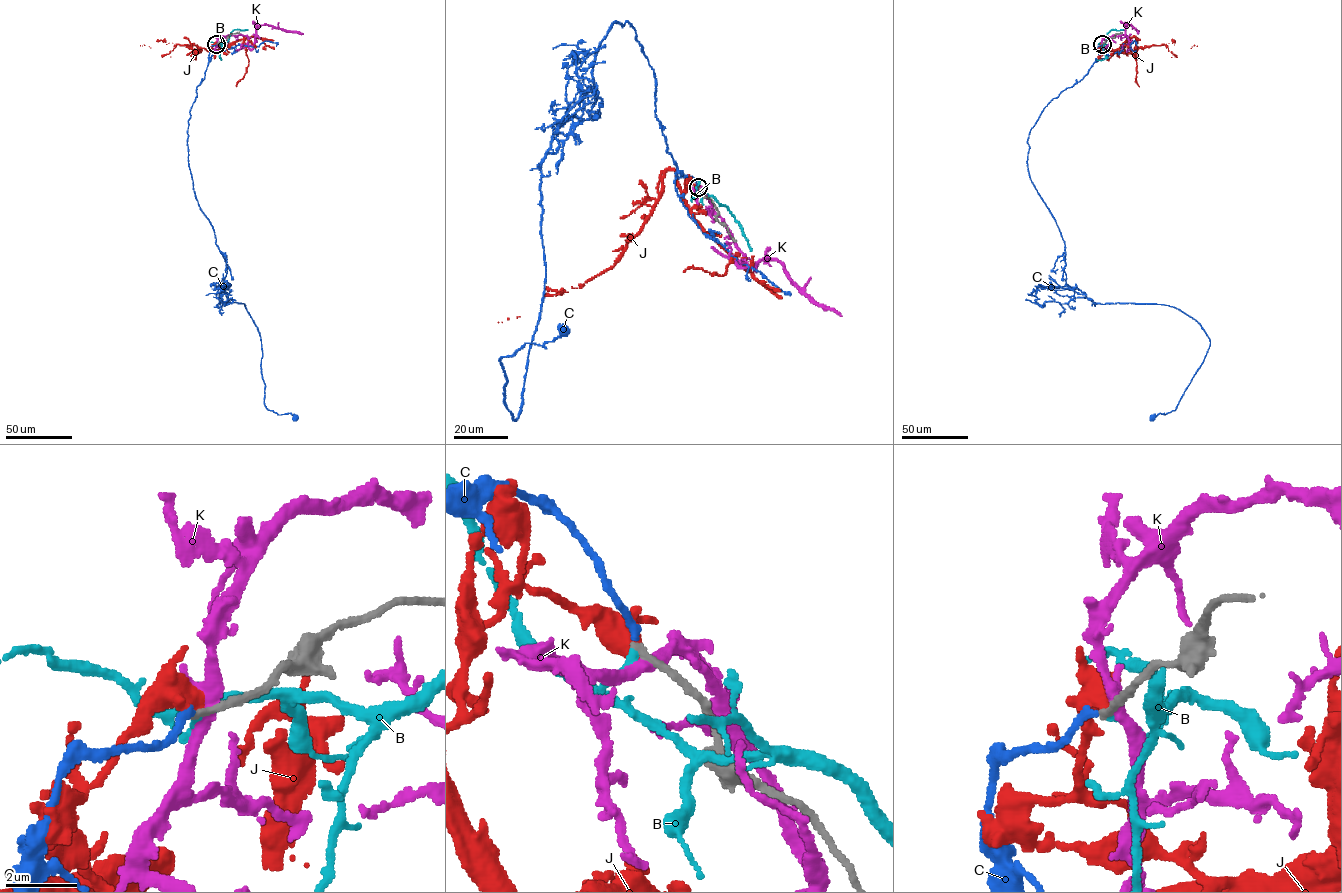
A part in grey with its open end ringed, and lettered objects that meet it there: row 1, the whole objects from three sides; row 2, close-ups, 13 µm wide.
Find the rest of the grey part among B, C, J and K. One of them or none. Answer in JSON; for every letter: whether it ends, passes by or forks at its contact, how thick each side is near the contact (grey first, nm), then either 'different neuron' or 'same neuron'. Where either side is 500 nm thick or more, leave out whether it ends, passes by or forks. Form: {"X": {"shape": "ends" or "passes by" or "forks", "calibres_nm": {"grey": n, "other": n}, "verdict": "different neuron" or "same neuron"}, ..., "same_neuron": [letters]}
{"B": {"shape": "ends", "calibres_nm": {"grey": 190, "other": 150}, "verdict": "different neuron"}, "C": {"shape": "ends", "calibres_nm": {"grey": 180, "other": 200}, "verdict": "same neuron"}, "J": {"shape": "passes by", "calibres_nm": {"grey": 200, "other": 400}, "verdict": "different neuron"}, "K": {"shape": "forks", "calibres_nm": {"grey": 240, "other": 300}, "verdict": "different neuron"}, "same_neuron": ["C"]}

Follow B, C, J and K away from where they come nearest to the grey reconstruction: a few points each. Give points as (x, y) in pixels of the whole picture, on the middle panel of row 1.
B: (698, 187), (696, 191), (711, 195), (725, 206), (751, 250)
C: (698, 186), (611, 22), (595, 117), (553, 125), (541, 164), (512, 420), (500, 358), (563, 330)
J: (698, 188), (689, 183), (682, 192), (667, 169), (654, 208), (613, 266), (577, 288), (546, 290), (498, 322)
K: (699, 188), (744, 255), (736, 263), (739, 266), (762, 259), (777, 259), (799, 288), (841, 315)

